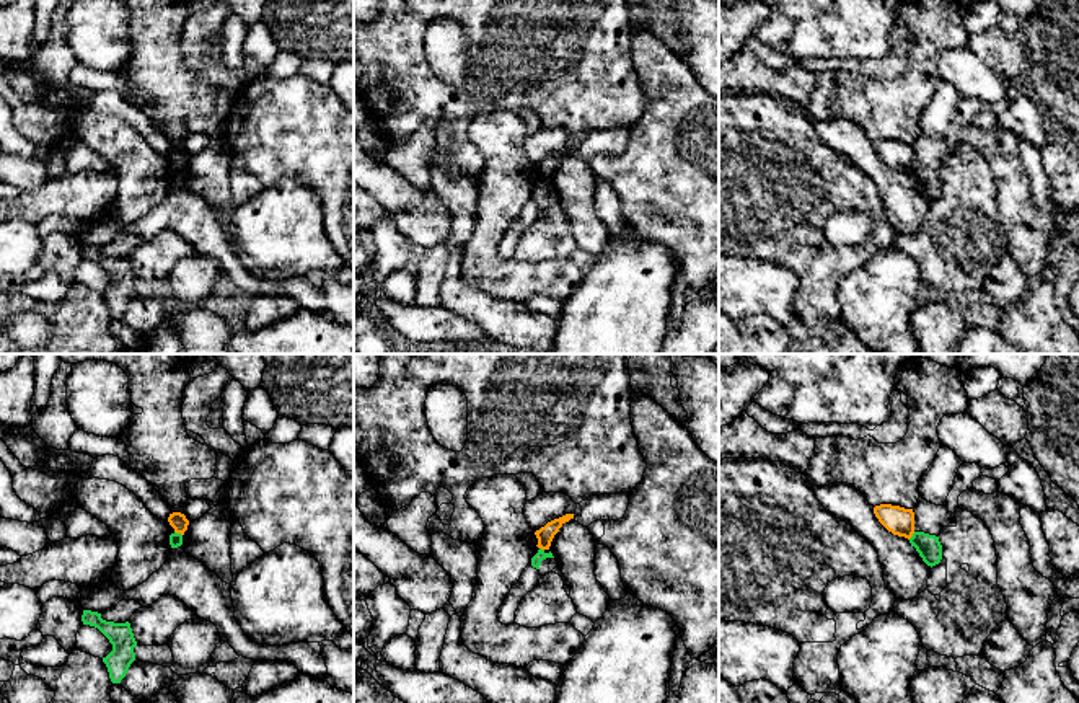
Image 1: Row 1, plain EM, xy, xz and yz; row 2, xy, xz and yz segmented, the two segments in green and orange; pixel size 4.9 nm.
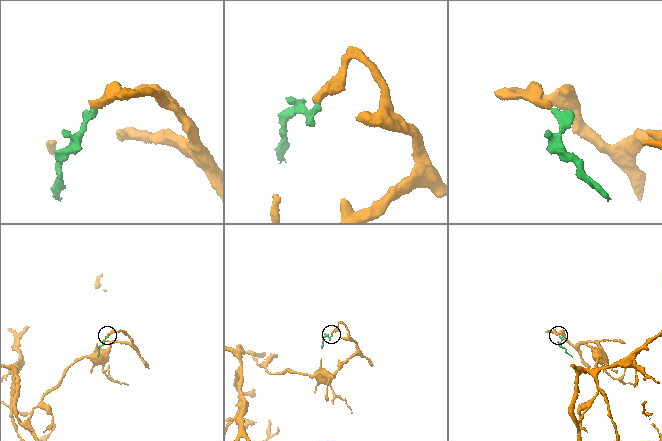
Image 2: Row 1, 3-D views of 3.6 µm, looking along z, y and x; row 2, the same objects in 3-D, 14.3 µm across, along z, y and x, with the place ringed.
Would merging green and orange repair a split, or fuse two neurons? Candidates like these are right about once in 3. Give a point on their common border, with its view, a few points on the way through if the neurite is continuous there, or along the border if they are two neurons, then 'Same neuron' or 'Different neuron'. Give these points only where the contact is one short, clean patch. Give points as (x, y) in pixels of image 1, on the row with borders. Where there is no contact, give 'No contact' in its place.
Touches green at xy (178, 534). Boundary: xy (175, 530), (181, 535). Different neuron

